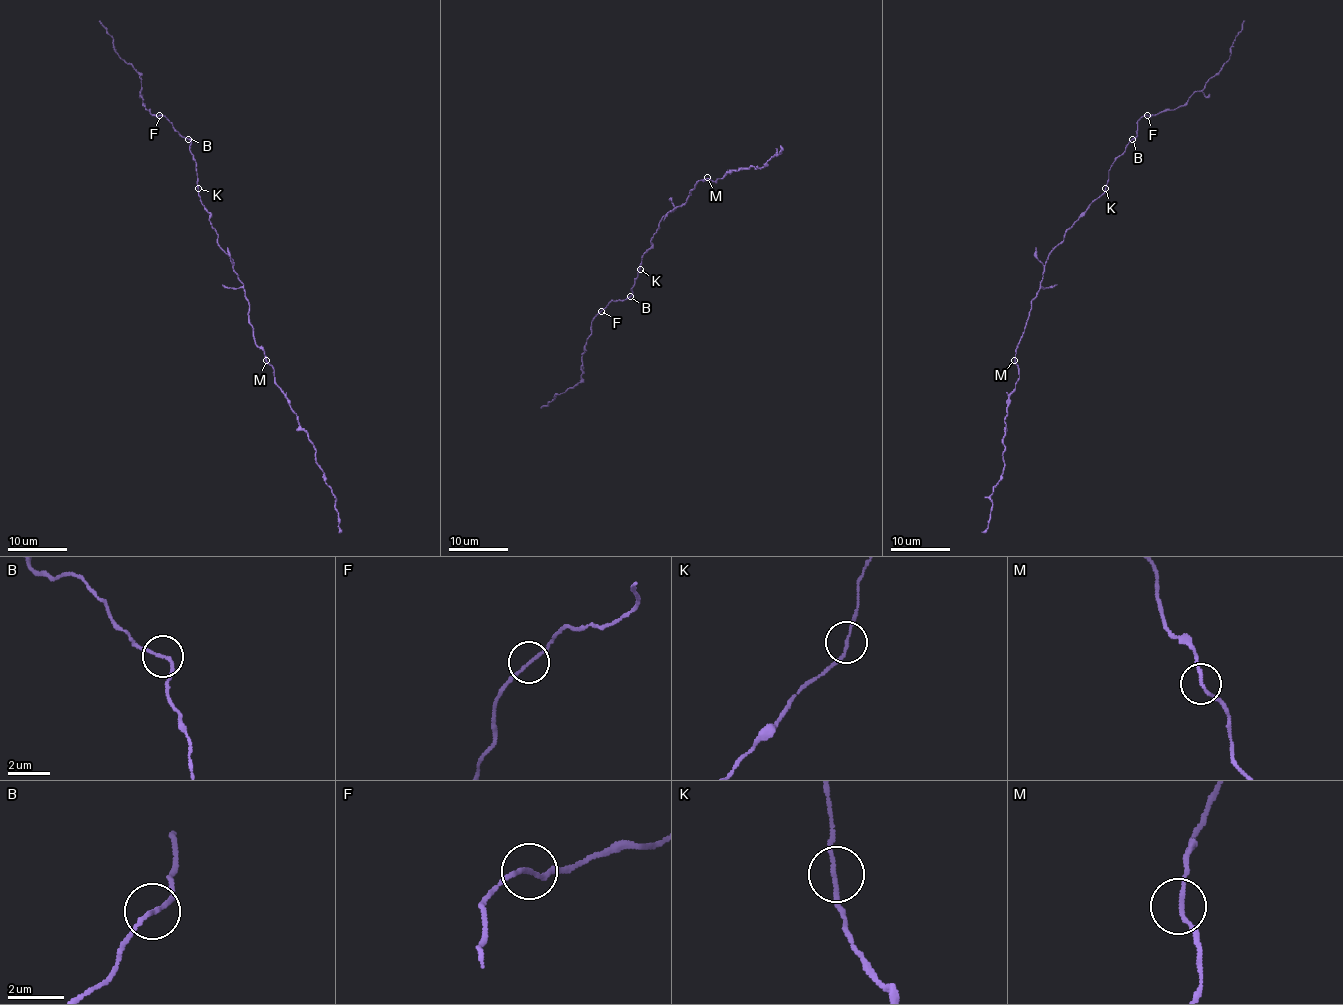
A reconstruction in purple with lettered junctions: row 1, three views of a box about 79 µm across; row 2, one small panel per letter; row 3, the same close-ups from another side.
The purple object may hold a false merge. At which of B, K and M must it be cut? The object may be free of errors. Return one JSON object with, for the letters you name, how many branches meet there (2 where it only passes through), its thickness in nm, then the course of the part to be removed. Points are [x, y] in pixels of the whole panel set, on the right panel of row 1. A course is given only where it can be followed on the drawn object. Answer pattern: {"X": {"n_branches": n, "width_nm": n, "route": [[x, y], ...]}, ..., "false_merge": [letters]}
{"false_merge": []}

